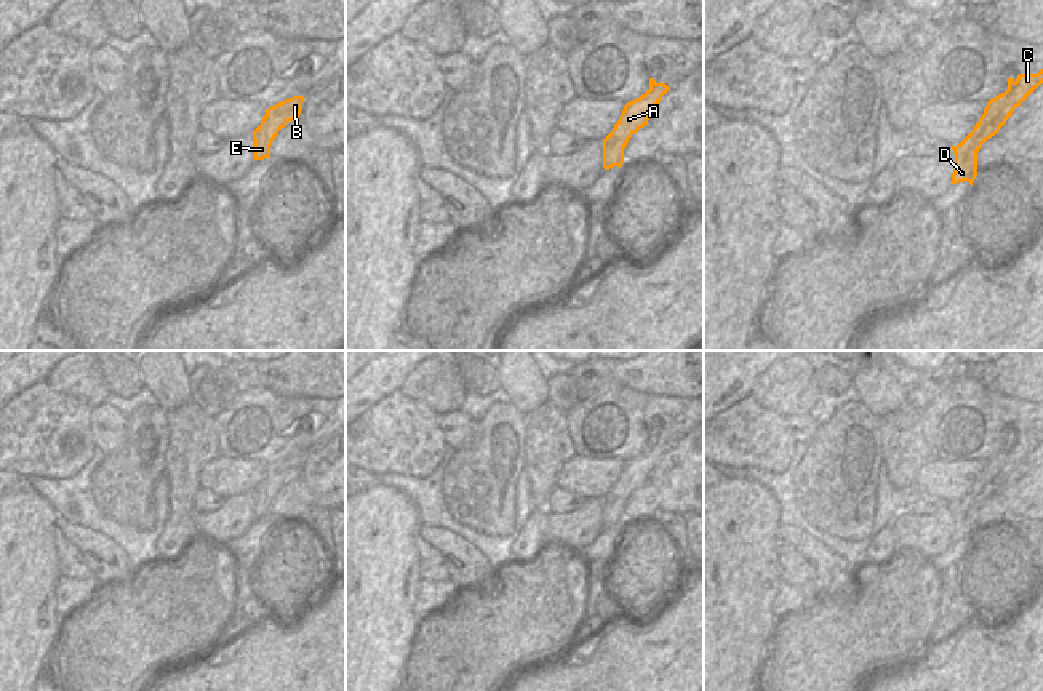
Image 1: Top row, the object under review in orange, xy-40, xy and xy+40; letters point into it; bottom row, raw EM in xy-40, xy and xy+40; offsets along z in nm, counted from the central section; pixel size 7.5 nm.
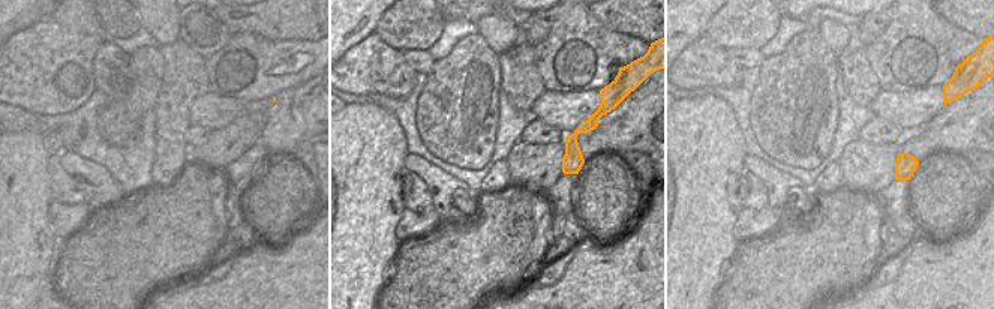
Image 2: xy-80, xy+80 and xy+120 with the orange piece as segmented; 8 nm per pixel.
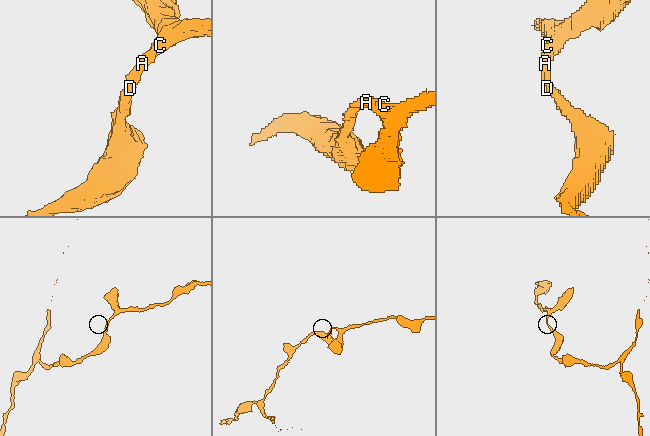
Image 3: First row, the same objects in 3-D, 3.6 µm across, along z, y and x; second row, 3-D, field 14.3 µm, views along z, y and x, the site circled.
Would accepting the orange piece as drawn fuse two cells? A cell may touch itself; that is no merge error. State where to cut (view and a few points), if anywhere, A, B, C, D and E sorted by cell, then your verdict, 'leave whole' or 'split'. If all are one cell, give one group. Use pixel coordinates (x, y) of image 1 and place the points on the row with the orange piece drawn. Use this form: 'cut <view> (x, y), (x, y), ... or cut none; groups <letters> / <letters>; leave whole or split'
cut none; groups A B C D E; leave whole

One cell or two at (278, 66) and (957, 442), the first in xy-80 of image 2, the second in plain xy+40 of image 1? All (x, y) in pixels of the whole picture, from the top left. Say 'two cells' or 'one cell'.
one cell

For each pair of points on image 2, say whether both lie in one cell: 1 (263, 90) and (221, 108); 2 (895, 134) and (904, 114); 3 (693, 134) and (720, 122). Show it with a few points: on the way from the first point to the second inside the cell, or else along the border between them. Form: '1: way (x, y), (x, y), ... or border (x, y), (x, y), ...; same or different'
1: border (209, 90), (233, 96), (246, 107); different
2: border (874, 114), (892, 122), (904, 134); different
3: way (699, 129), (714, 122); same

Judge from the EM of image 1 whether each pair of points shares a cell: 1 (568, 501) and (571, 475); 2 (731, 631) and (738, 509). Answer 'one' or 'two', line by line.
1: two
2: one

